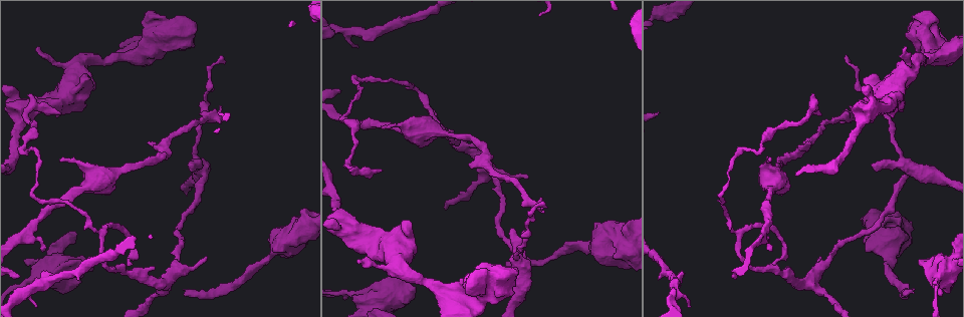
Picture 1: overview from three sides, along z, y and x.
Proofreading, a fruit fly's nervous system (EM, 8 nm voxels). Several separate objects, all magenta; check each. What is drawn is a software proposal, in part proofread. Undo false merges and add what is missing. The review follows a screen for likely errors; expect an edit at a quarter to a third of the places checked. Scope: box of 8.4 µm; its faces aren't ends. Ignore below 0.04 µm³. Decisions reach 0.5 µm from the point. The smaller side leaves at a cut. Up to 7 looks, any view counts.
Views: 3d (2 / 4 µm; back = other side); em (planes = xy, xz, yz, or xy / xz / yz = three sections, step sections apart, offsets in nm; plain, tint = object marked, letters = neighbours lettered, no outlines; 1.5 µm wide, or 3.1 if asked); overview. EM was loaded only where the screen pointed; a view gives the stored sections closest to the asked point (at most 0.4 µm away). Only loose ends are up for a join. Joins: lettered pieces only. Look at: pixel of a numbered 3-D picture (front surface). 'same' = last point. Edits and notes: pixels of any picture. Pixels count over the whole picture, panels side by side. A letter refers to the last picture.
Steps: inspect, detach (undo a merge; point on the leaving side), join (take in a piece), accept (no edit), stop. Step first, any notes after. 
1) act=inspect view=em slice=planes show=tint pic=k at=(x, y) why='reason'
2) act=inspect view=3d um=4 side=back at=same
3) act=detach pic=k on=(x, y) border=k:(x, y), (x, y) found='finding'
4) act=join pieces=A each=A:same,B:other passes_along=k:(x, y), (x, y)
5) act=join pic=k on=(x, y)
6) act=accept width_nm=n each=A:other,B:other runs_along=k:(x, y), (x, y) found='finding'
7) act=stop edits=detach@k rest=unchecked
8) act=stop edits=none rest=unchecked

act=inspect view=em slice=planes show=letters pic=1 at=(914, 288) why='free end'

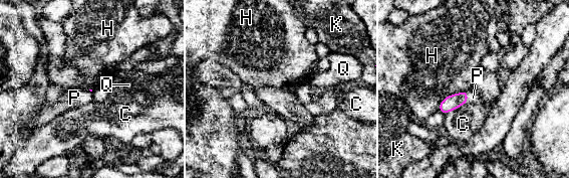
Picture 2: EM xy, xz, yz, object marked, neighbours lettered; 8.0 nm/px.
act=join pieces=P each=C:other,H:other,K:other,P:same,Q:other passes_along=2:(451, 103), (467, 97), (473, 98) found='the neuron continues'

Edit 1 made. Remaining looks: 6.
act=inspect view=3d um=4 pic=1 at=(871, 164) why='free end'

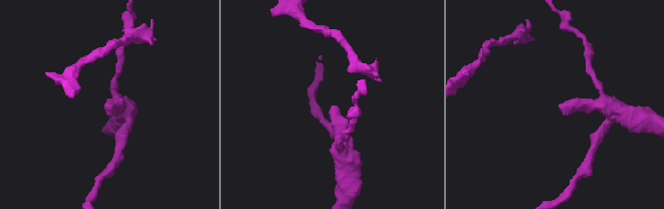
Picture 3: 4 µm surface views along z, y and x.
act=inspect view=em slice=planes show=letters pic=3 at=(559, 104) why='shape alone is not enough'

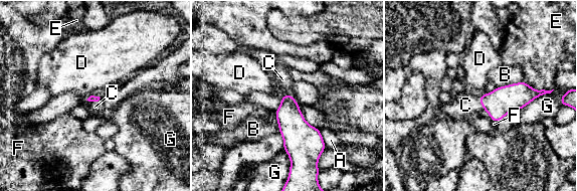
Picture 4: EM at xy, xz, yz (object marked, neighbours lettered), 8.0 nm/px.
act=join pieces=C each=A:other,B:other,C:same,D:other,E:other,F:other,G:other passes_along=4:(91, 99), (93, 101), (94, 107) found='the neuron continues'

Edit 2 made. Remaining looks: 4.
act=inspect view=em slice=yz step=8 show=tint pic=1 at=(39, 46) why='an open end'

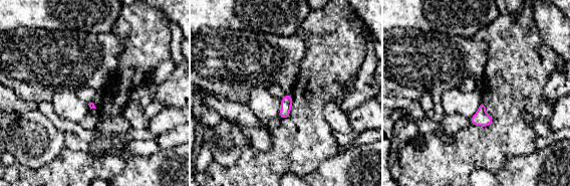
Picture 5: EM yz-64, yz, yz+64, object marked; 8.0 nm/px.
act=inspect view=em slice=yz step=8 show=letters at=same why='what lies round it'

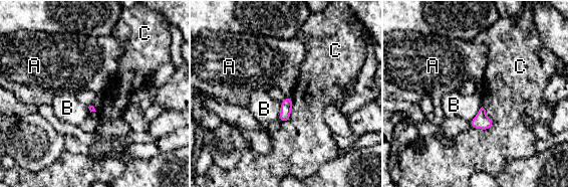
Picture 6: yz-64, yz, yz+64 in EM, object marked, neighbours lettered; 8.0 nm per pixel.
act=accept each=A:other,B:other,C:other border=6:(281, 102), (281, 112), (277, 119) found='no lettered piece goes on from it'

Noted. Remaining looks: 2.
act=stop edits=join@2,join@4 rest=unchecked

